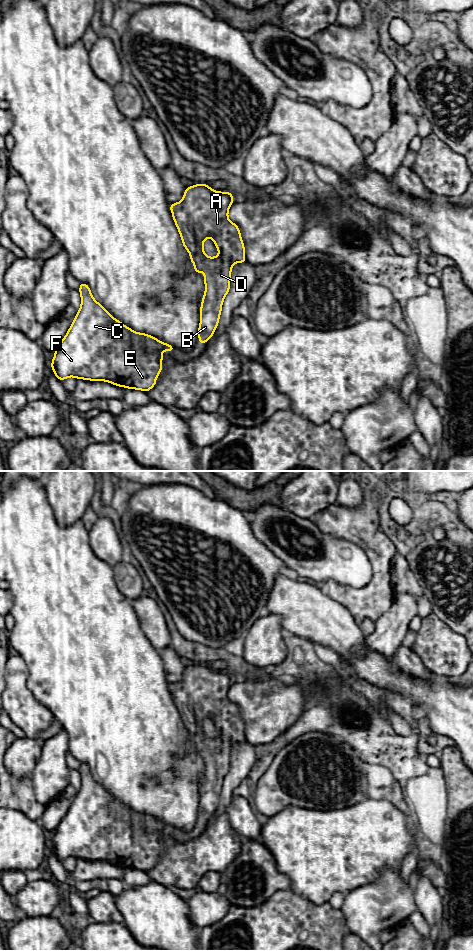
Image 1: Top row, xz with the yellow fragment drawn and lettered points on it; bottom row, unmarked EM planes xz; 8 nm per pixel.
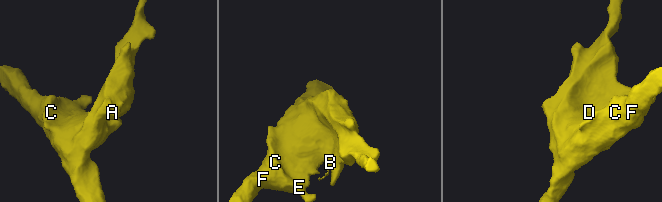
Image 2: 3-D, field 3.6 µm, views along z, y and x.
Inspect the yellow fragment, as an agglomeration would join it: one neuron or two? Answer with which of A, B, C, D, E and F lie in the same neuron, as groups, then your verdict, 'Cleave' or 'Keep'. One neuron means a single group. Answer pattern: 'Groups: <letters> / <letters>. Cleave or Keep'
Groups: A B C D E F. Keep

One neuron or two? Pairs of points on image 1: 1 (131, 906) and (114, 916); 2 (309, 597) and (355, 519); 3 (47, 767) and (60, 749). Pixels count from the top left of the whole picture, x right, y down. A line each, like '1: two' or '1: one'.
1: two
2: two
3: one

